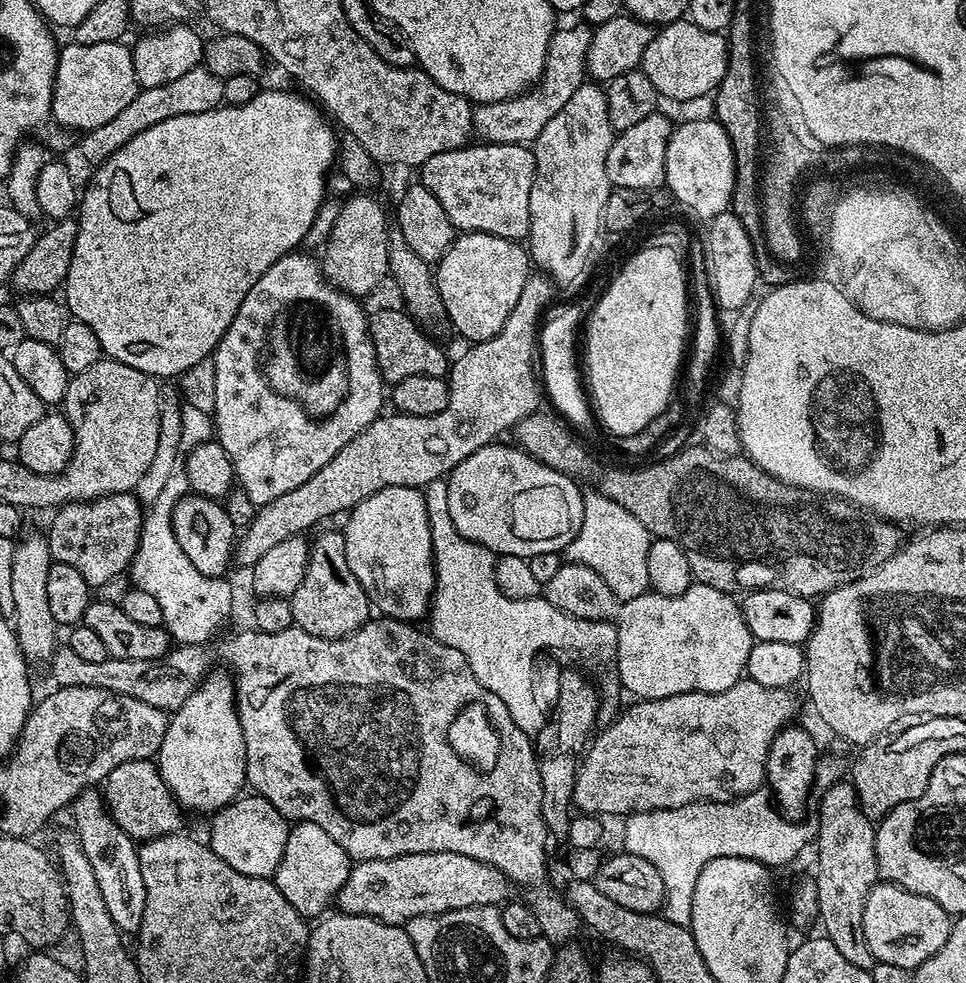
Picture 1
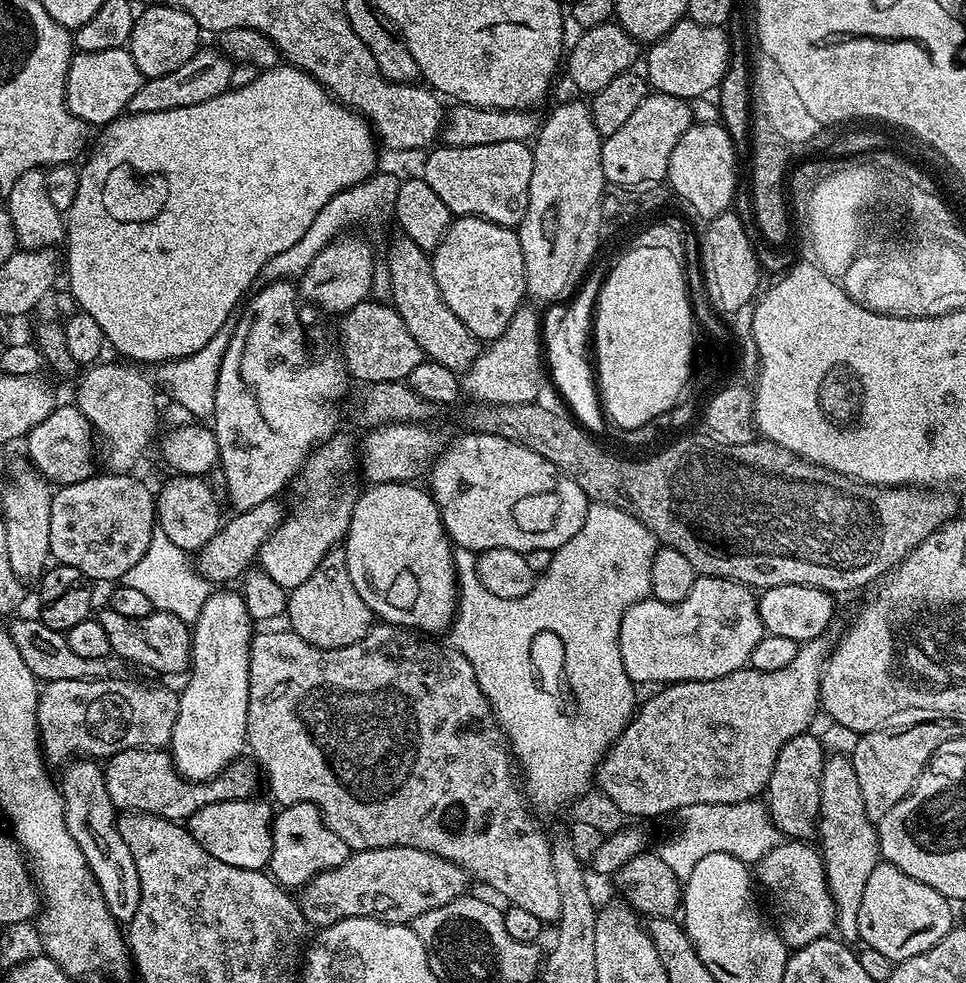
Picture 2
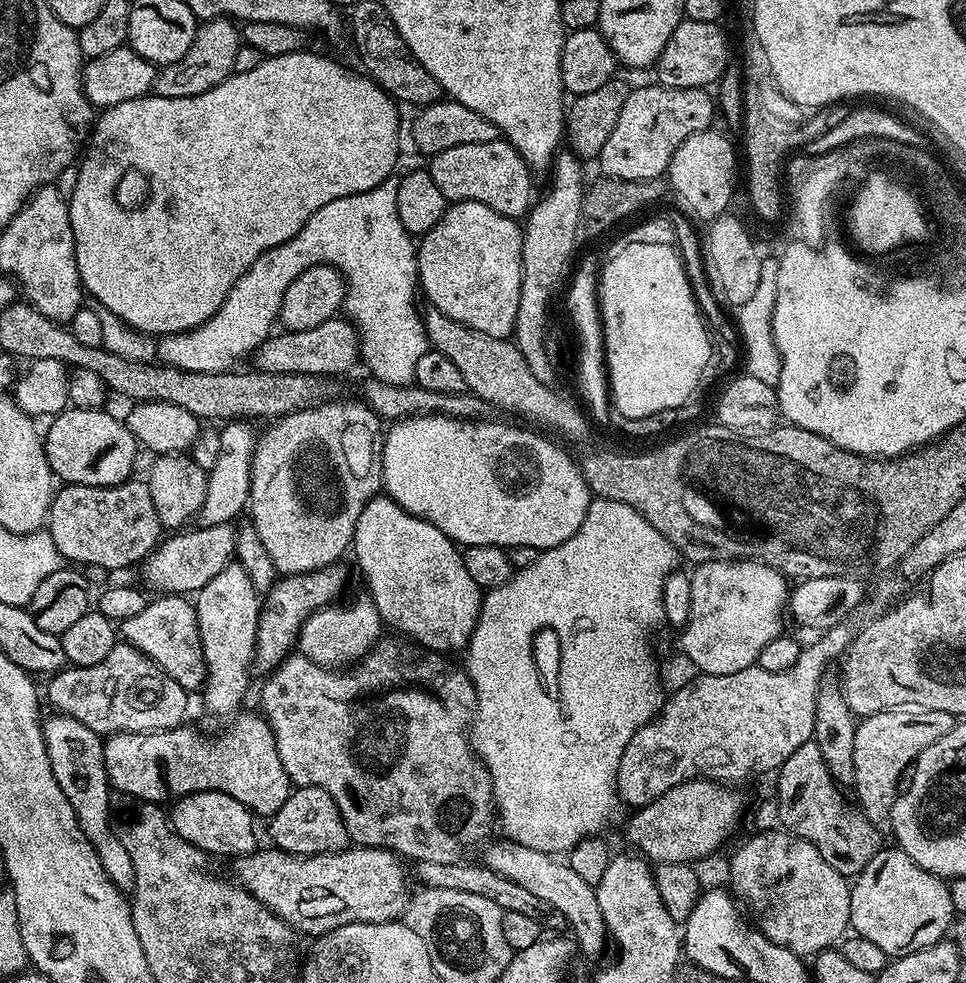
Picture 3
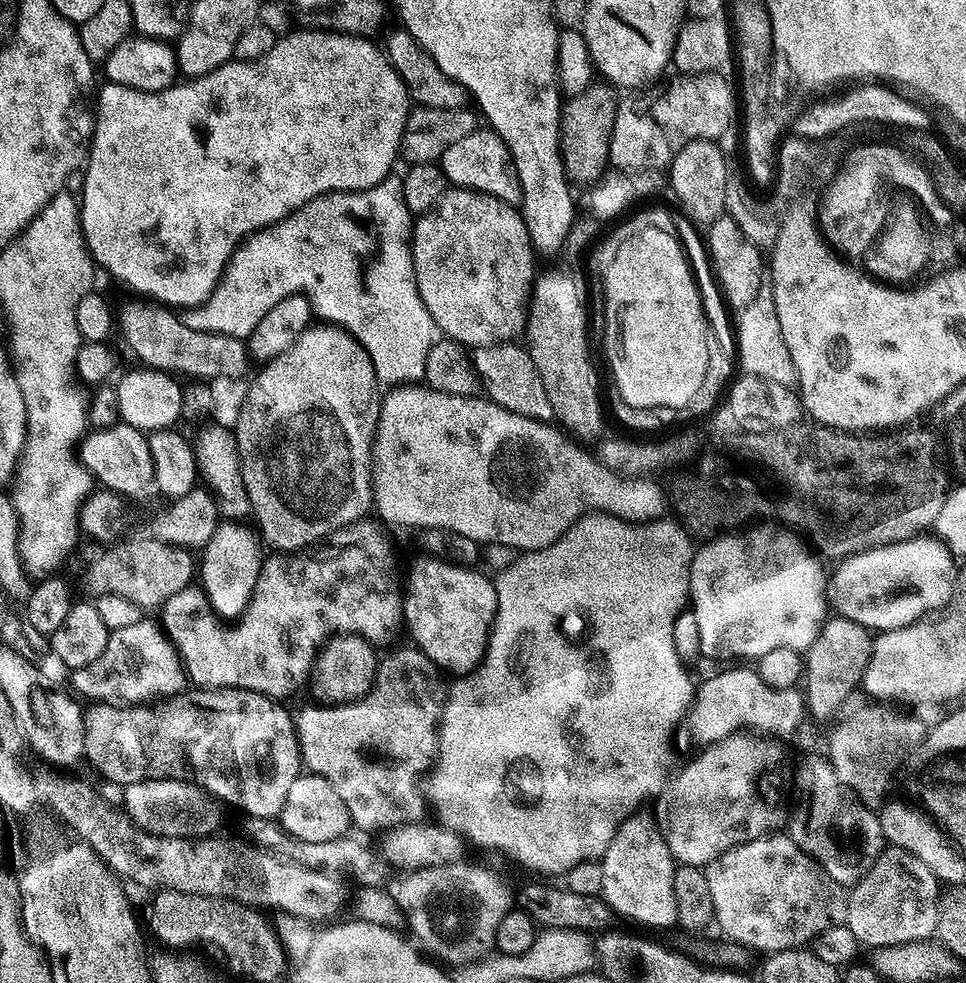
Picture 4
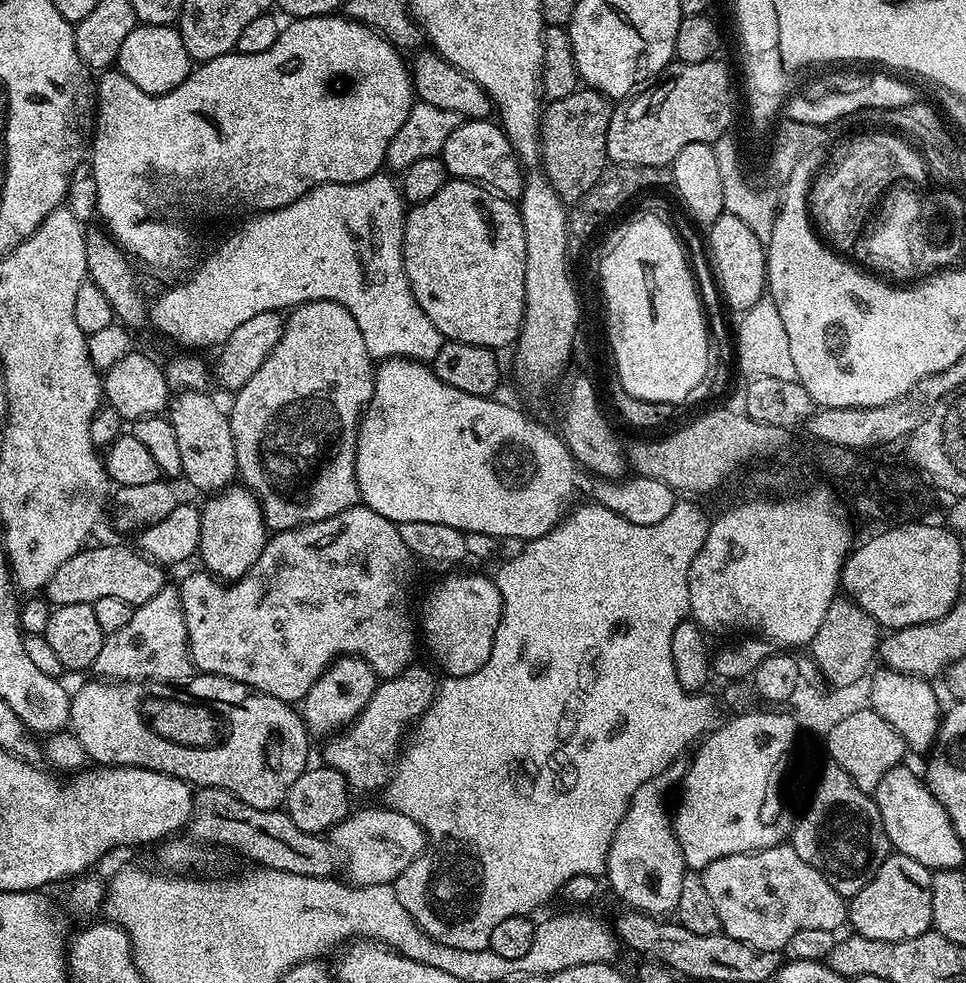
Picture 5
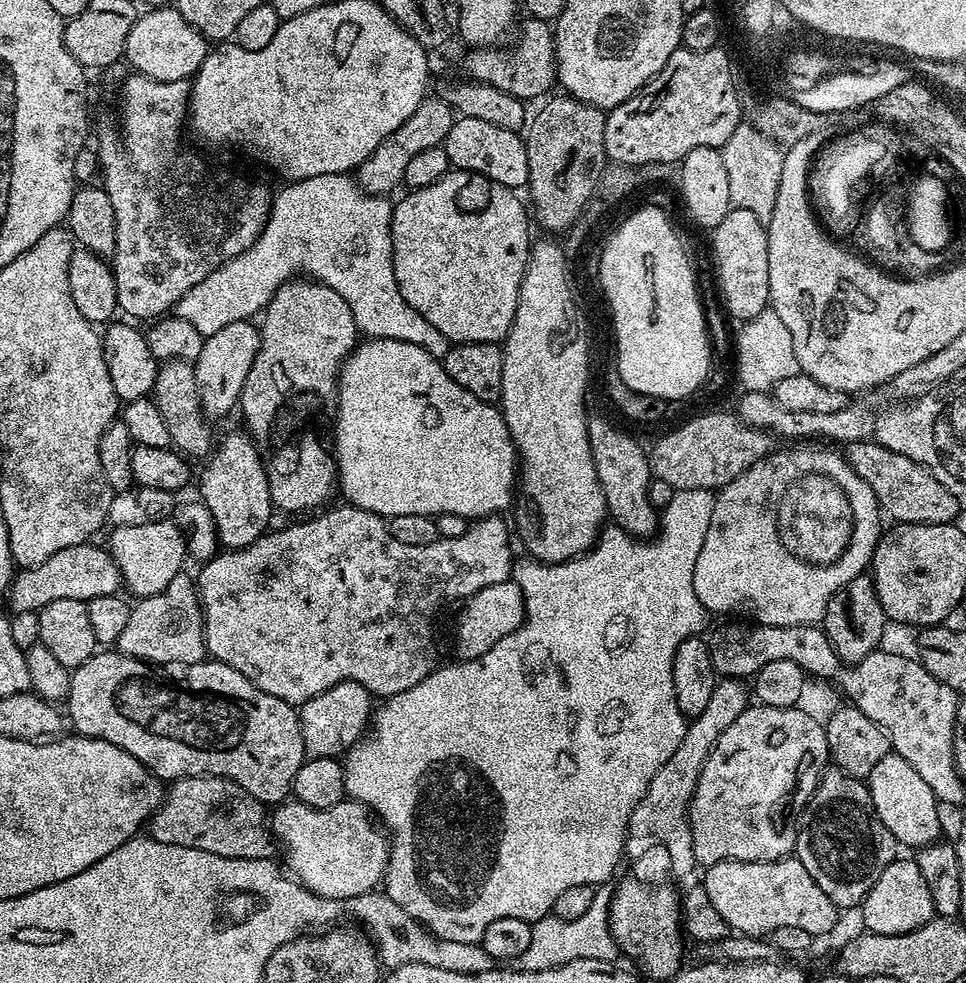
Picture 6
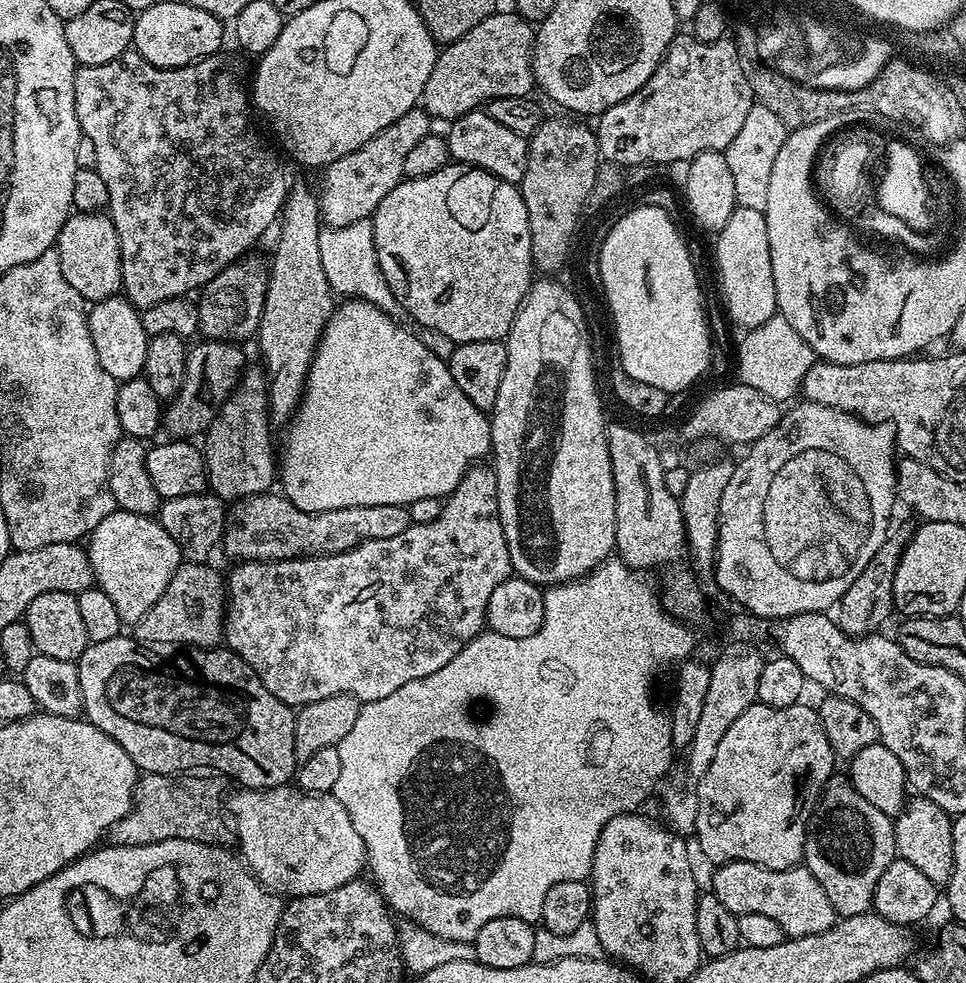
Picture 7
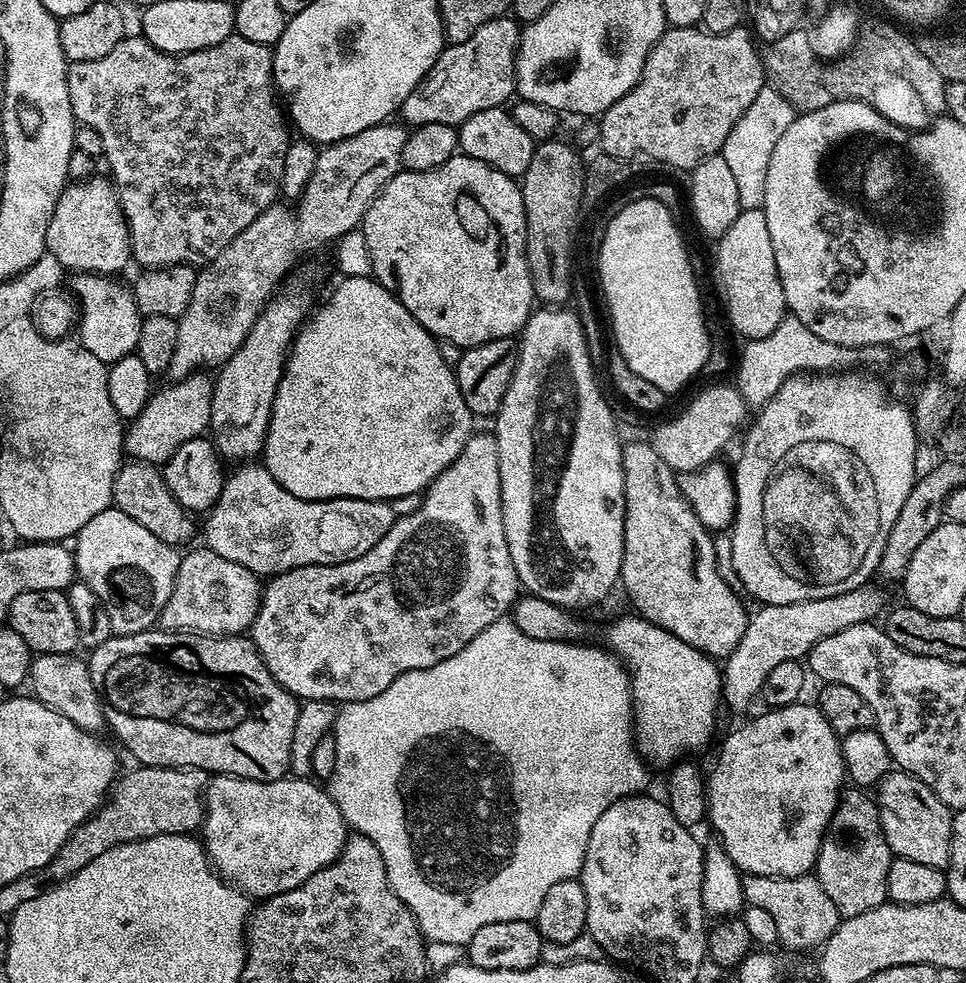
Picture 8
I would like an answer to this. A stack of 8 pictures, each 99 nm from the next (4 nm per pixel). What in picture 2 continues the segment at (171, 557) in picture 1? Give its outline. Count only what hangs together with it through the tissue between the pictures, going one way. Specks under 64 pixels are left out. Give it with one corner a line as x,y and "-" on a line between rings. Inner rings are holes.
159,526
151,535
150,545
147,546
146,553
142,554
141,561
130,567
123,575
120,584
141,591
150,599
153,609
174,614
187,624
195,623
206,598
212,593
212,585
200,572
197,572
189,555
174,545

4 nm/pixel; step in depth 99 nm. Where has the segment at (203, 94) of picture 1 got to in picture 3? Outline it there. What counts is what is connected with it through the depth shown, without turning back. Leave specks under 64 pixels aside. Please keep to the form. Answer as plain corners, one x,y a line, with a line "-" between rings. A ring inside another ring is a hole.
231,19
203,21
196,29
194,42
190,42
190,50
186,50
178,62
163,65
157,71
152,92
162,98
194,98
194,94
206,94
206,90
214,90
218,82
234,72
234,57
241,46
241,29

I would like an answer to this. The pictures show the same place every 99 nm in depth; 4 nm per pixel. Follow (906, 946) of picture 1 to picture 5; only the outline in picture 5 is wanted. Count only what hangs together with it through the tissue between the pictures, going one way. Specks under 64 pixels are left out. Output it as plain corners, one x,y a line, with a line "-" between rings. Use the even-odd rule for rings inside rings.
889,854
886,862
876,871
876,877
848,904
850,928
855,935
865,936
878,942
898,942
906,938
918,938
918,934
932,928
930,910
930,882
932,872
914,858

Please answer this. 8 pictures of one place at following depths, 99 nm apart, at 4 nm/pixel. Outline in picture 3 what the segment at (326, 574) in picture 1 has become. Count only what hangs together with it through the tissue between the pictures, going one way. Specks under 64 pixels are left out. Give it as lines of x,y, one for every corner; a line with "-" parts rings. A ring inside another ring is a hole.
371,599
356,600
353,604
345,602
333,602
326,608
320,608
300,628
298,637
299,655
310,658
323,668
343,669
360,660
370,651
376,641
381,639
382,621
378,610
372,604

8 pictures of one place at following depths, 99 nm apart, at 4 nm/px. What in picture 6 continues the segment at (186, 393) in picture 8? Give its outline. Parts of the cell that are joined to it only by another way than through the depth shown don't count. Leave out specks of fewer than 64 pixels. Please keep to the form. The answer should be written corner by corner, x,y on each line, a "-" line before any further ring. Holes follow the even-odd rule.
251,319
230,322
230,326
222,326
218,334
210,334
204,337
202,354
194,361
196,366
196,377
198,378
198,394
200,405
204,415
209,418
224,416
228,411
235,409
240,402
242,386
246,386
246,374
250,374
250,366
254,366
254,358
260,349
260,329

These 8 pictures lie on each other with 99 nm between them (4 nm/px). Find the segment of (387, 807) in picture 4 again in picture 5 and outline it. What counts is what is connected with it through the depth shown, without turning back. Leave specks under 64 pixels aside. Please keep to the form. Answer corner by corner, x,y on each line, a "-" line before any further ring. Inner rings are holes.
410,666
402,674
381,679
377,683
374,694
370,698
368,705
362,710
362,714
353,724
348,725
342,732
337,732
327,741
324,748
323,763
327,767
338,770
348,781
353,789
360,792
372,792
375,788
383,789
392,778
392,773
398,763
398,757
402,752
400,739
409,731
410,726
423,716
424,711
430,707
432,701
436,699
436,689
438,680
432,677
432,672
428,668
416,668

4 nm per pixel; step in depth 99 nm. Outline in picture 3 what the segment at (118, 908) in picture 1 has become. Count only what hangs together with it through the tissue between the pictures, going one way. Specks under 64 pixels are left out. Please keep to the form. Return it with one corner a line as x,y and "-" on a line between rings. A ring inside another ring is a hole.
52,714
47,720
48,717
43,721
42,727
46,754
50,758
50,770
54,770
54,778
58,786
62,786
62,794
66,794
70,802
82,834
86,834
86,838
94,846
108,880
121,892
131,893
134,887
134,862
130,862
126,846
122,846
112,830
110,785
104,765
104,740
100,733
90,730
90,726
69,716

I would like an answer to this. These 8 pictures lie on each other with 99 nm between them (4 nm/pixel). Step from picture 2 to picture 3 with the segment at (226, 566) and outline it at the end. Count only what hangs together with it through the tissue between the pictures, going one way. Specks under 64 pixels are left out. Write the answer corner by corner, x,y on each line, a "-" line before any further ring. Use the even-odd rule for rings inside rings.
232,524
195,527
177,531
169,535
172,536
169,540
168,537
161,539
155,552
151,552
143,561
143,583
149,589
157,588
155,591
160,594
195,594
202,590
202,586
206,586
206,582
210,582
210,578
222,574
222,570
233,563
236,555
236,528

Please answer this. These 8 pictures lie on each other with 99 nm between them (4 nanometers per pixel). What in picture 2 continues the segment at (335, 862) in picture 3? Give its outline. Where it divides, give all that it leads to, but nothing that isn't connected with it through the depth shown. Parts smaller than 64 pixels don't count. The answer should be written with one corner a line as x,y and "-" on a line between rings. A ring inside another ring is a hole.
406,846
379,848
352,852
342,866
318,874
304,885
298,903
309,925
327,926
359,916
373,916
387,924
411,925
414,918
465,895
468,882
470,876
463,868
426,850

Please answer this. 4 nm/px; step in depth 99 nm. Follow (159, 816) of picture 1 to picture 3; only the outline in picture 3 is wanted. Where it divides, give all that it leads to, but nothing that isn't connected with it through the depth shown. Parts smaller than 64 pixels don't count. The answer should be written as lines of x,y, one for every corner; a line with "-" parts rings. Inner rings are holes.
253,712
237,715
231,721
232,728
213,740
189,726
161,732
115,733
104,740
108,783
117,793
149,802
168,802
191,792
221,792
238,798
257,817
271,818
294,785
282,766
282,758
278,758
276,739
267,720

